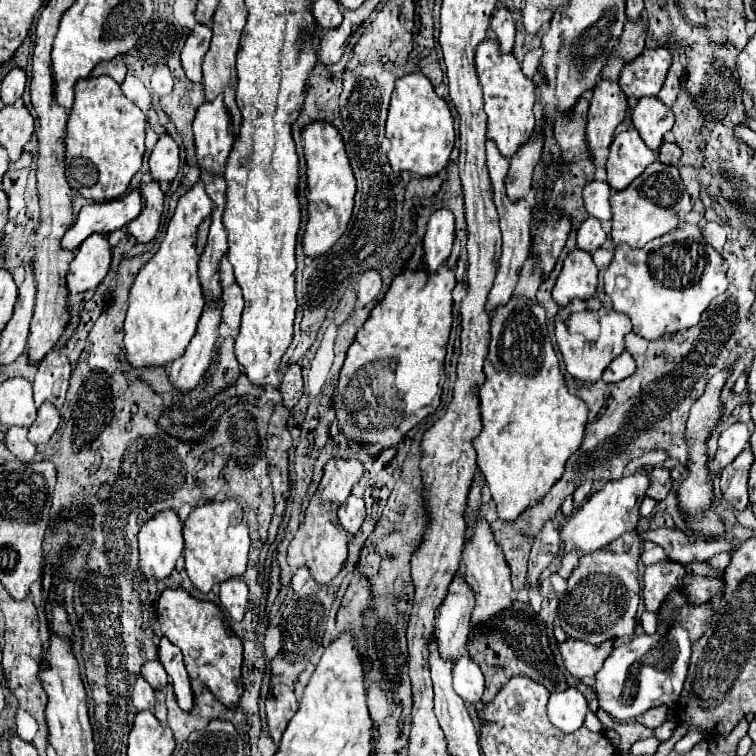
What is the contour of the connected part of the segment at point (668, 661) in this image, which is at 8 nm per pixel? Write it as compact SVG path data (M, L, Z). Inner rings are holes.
M672 628L666 634L654 636L636 636L626 644L618 644L612 654L606 658L604 666L596 674L596 694L600 706L614 716L616 720L632 720L654 708L656 704L668 704L674 708L678 704L682 684L686 680L690 660L690 640L684 628ZM670 678L670 690L664 690L666 680Z

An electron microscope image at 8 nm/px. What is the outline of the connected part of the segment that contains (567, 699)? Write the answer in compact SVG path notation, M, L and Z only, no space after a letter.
M566 688L564 692L550 694L548 716L550 722L562 732L566 734L576 732L582 726L586 712L588 712L586 698L576 688Z

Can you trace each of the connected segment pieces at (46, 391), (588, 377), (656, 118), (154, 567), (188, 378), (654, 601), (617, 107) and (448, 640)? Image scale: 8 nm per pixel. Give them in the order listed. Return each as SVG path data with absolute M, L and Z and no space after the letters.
M52 350L38 366L34 378L34 400L40 406L42 402L50 400L56 408L62 408L66 400L68 380L70 380L70 362L64 354Z
M600 306L596 314L598 314L598 332L594 336L586 336L582 332L570 332L570 328L566 326L566 318L560 318L560 314L556 316L556 340L564 356L566 370L584 384L594 384L602 378L608 364L624 352L624 336L632 332L632 324L626 314L614 312L610 306Z
M642 98L632 110L632 122L646 146L658 152L660 144L664 142L664 134L674 126L674 114L656 98Z
M162 510L142 524L138 532L140 570L146 578L166 578L184 552L184 522L176 510Z
M218 300L218 308L204 308L204 314L198 322L198 330L194 338L190 340L184 356L174 360L170 366L170 380L174 388L188 392L190 388L198 386L202 374L206 372L210 364L210 356L214 356L220 340L218 324L222 322L222 304L224 300Z
M662 560L649 565L644 572L644 606L648 612L658 612L668 592L684 584L686 568L674 560Z
M602 80L596 84L586 124L586 144L590 154L594 154L598 148L608 148L612 144L614 130L624 120L626 110L628 102L618 82Z
M456 574L450 584L448 596L438 608L434 636L438 652L442 656L454 656L454 664L466 654L468 634L470 634L470 616L474 610L474 594L468 584Z

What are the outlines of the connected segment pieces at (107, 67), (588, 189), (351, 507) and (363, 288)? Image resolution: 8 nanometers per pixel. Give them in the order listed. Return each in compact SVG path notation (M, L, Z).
M118 58L114 60L103 61L102 64L96 64L96 68L92 70L92 76L112 76L118 84L124 82L124 76L126 76L126 64Z
M598 180L588 182L584 186L584 206L588 214L598 218L600 222L608 222L612 216L610 196L612 196L612 188L608 186L608 182L598 182Z
M350 496L346 500L346 504L340 506L338 520L340 520L340 524L344 526L346 532L356 534L360 530L362 522L364 522L364 500L356 498L356 496Z
M376 268L364 272L360 282L358 282L358 302L362 302L362 304L374 302L378 298L380 290L382 290L382 276L380 276L380 272Z

